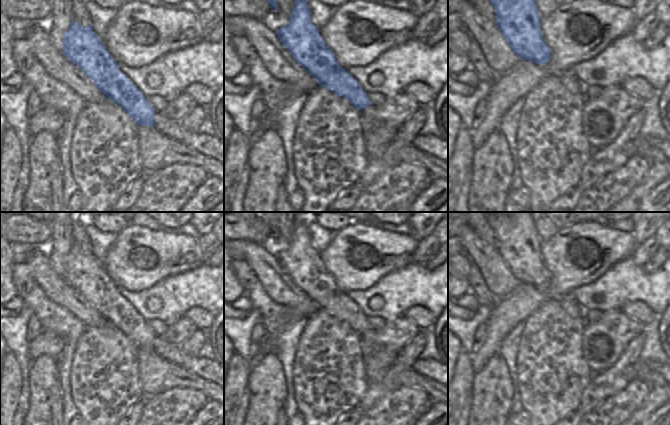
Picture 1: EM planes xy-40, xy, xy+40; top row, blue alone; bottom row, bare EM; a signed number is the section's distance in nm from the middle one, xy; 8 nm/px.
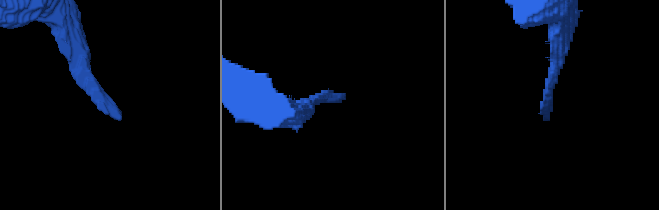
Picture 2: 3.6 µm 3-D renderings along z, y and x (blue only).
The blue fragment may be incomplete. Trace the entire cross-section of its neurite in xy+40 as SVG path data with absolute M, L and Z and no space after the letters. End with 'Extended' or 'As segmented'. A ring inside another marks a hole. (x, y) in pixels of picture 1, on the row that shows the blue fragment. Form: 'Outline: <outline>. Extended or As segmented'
Outline: M489 0L497 15L497 27L509 43L513 52L521 60L536 64L546 64L551 59L551 51L543 39L541 17L535 0Z. As segmented

